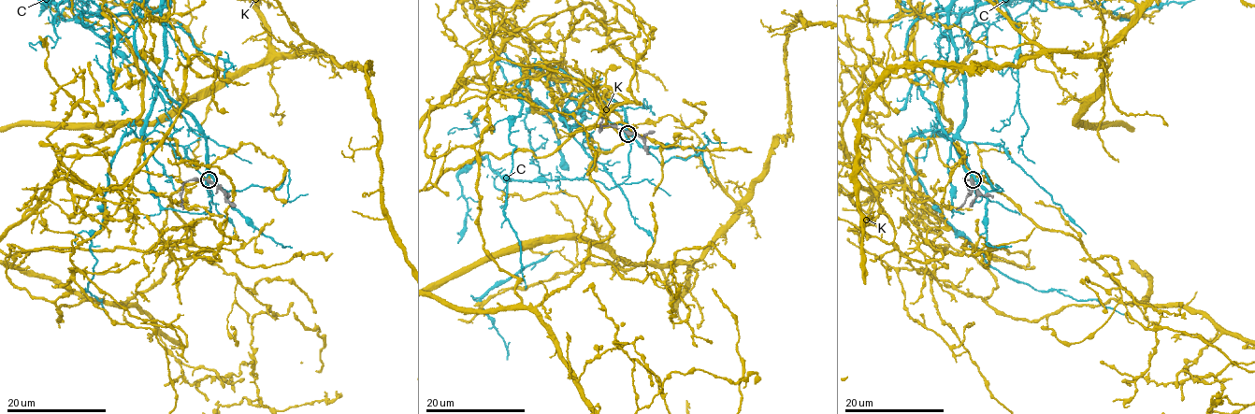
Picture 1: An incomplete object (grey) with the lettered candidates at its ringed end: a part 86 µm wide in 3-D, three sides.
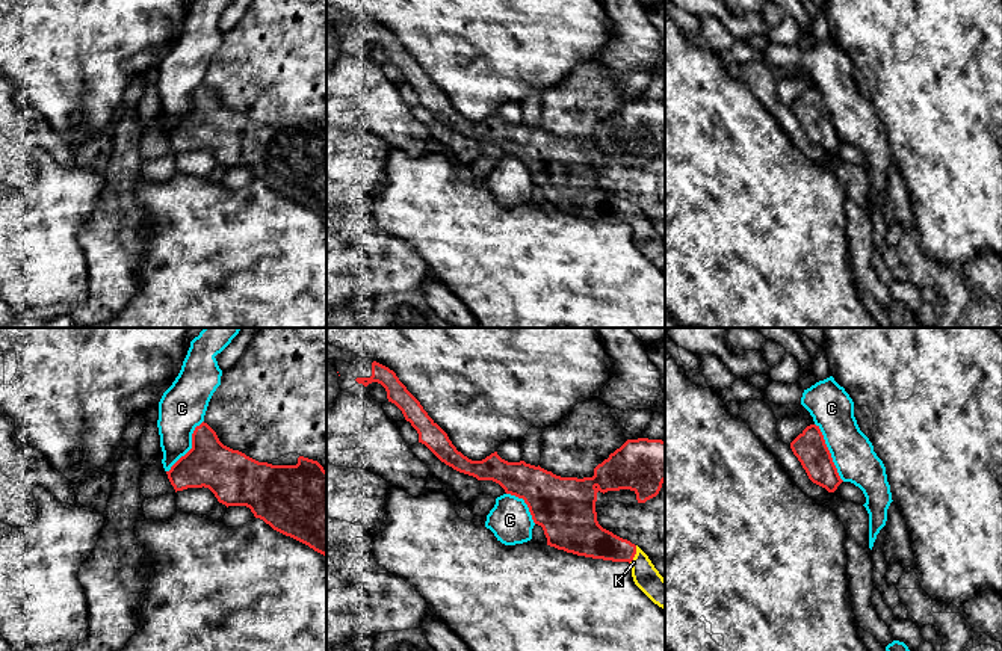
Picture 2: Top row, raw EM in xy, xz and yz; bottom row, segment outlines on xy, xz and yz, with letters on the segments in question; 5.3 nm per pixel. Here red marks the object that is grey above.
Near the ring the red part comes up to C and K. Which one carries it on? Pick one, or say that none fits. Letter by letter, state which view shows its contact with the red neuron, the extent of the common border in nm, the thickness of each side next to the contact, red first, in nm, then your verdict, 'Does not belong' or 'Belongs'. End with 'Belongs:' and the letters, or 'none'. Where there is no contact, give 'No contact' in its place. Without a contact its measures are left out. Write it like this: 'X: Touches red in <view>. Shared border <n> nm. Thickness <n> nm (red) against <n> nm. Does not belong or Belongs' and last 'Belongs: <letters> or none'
C: Touches red in yz. Shared border 340 nm. Thickness 170 nm (red) against 220 nm. Does not belong
K: Touches red in xz. Shared border 100 nm. Thickness 180 nm (red) against 140 nm. Belongs
Belongs: K

